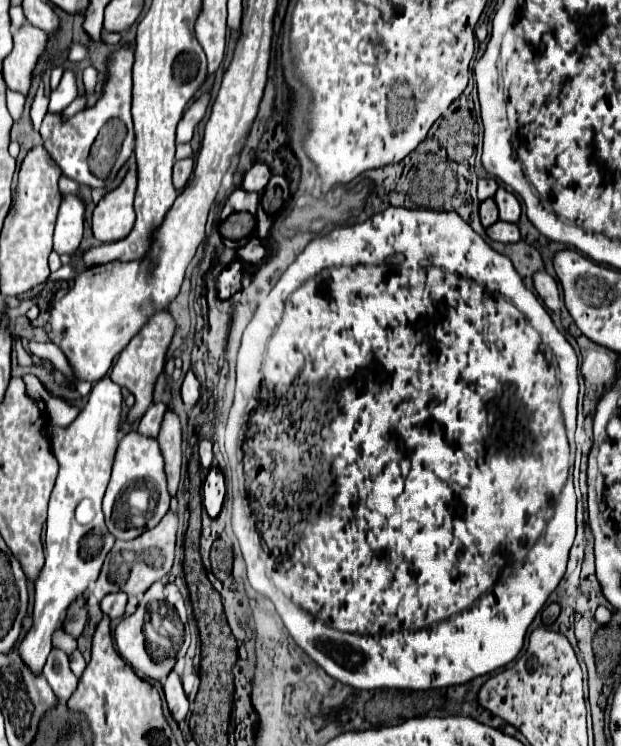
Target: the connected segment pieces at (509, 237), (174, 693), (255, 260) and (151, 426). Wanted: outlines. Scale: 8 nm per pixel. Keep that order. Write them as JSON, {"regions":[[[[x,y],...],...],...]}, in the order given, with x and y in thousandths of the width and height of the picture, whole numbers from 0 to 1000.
{"regions":[[[[797,298],[791,306],[784,306],[784,316],[791,316],[791,322],[810,324],[810,327],[823,327],[823,324],[836,324],[836,303],[823,300],[823,298]]],[[[275,898],[275,903],[269,906],[269,912],[262,917],[262,925],[266,925],[269,946],[279,954],[279,962],[285,968],[291,968],[298,962],[298,957],[304,954],[304,938],[301,938],[301,930],[295,925],[291,906],[282,898]]],[[[404,316],[401,324],[382,335],[382,343],[391,349],[391,351],[404,351],[404,354],[417,354],[427,349],[427,343],[433,340],[433,332],[414,319],[414,316]]],[[[262,539],[243,542],[240,552],[233,552],[233,558],[227,560],[227,566],[221,571],[221,579],[240,582],[240,584],[253,584],[253,574],[259,568],[259,558],[266,555],[266,550],[269,550],[269,544]]]]}

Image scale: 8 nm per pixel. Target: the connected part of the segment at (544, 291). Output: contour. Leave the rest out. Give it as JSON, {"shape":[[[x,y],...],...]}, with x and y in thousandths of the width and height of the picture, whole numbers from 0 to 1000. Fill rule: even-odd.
{"shape":[[[865,365],[858,370],[858,375],[862,375],[862,389],[865,389],[868,399],[874,402],[874,408],[884,416],[890,416],[894,421],[900,421],[903,413],[907,413],[907,402],[903,402],[903,394],[900,394],[897,378],[881,365]]]}

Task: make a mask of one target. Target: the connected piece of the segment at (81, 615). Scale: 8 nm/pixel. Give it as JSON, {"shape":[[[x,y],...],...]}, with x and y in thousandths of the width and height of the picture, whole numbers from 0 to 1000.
{"shape":[[[137,796],[130,799],[130,804],[121,804],[121,807],[118,807],[118,812],[111,812],[111,820],[105,823],[105,828],[101,828],[101,831],[108,834],[108,842],[105,842],[105,847],[124,855],[124,853],[130,850],[130,845],[134,845],[137,834],[140,834]]]}

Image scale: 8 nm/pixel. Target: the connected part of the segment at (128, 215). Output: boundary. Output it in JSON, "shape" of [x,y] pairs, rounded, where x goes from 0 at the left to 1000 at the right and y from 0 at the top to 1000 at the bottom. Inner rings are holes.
{"shape":[[[208,228],[198,244],[172,257],[150,282],[150,316],[166,324],[201,319],[217,300],[214,263],[221,252],[221,228]]]}

